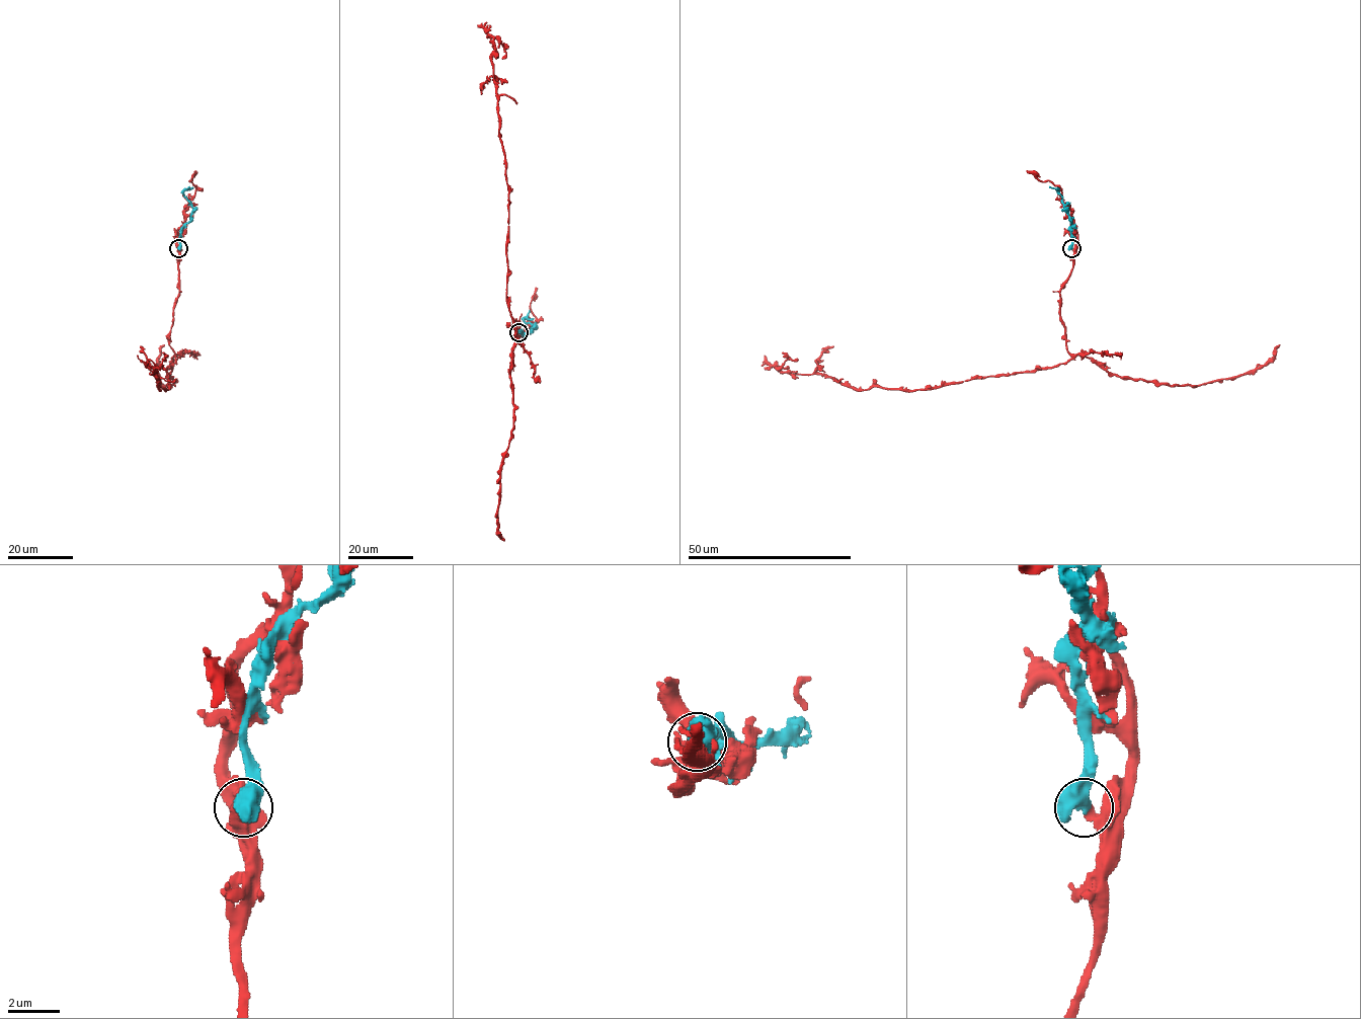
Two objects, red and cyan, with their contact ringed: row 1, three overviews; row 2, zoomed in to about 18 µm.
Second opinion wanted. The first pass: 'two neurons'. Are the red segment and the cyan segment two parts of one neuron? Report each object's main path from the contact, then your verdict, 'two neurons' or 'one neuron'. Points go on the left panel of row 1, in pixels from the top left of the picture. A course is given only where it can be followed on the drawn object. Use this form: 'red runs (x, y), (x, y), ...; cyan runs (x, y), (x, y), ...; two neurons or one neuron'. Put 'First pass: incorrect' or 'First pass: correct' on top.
First pass: correct
red runs (178, 248), (178, 297), (169, 346), (175, 357), (166, 370), (166, 390), (158, 387), (151, 374), (161, 360); cyan runs (178, 248), (179, 234), (190, 220), (192, 209), (183, 193), (189, 186); two neurons

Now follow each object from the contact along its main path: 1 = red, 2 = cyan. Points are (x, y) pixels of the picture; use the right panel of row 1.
1: (1071, 248), (1059, 291), (1071, 357), (1064, 363), (895, 390), (780, 371), (797, 360)
2: (1071, 248), (1068, 212), (1059, 193), (1049, 186)

